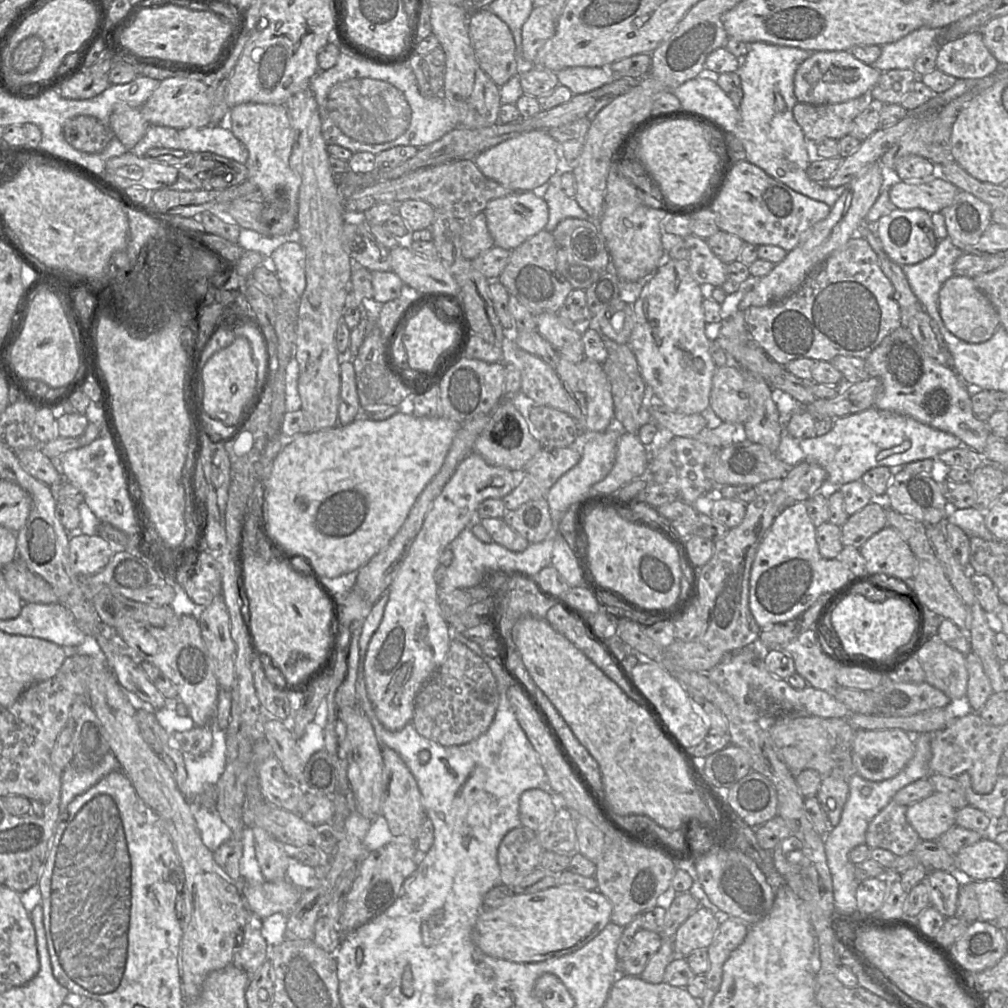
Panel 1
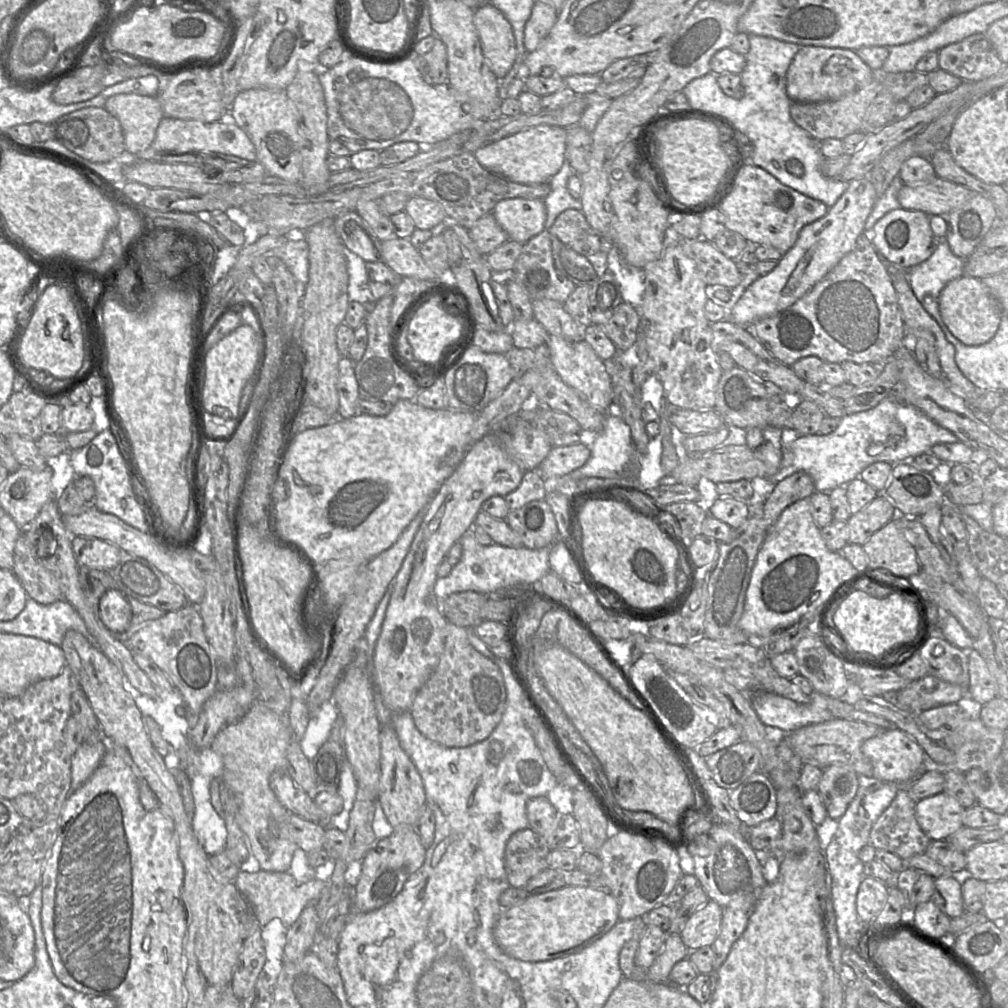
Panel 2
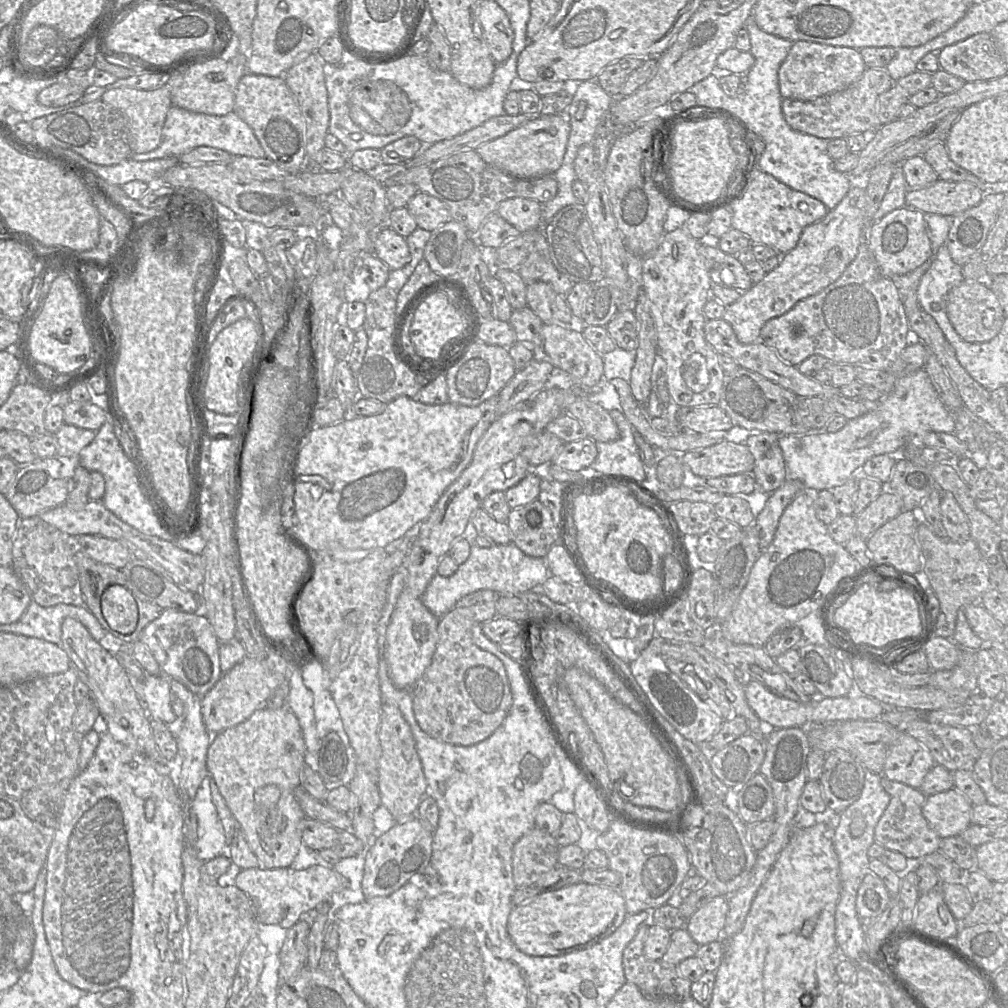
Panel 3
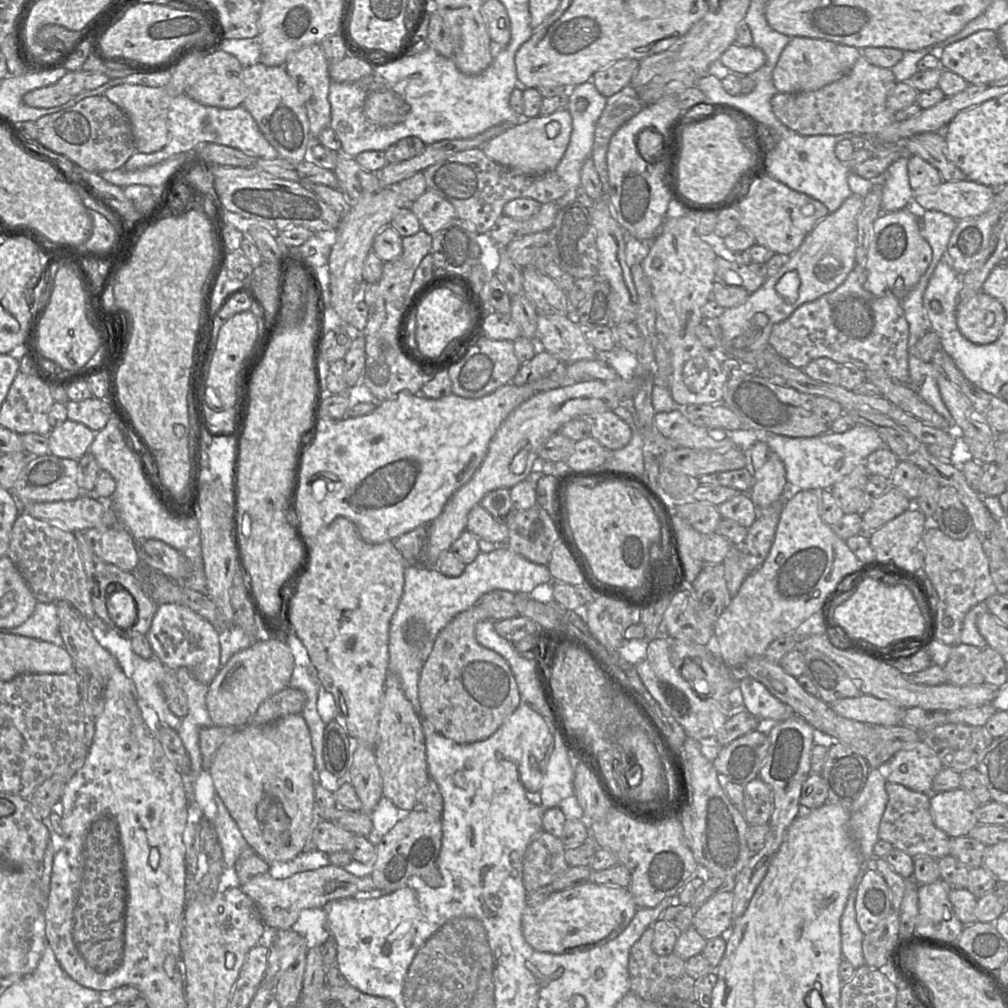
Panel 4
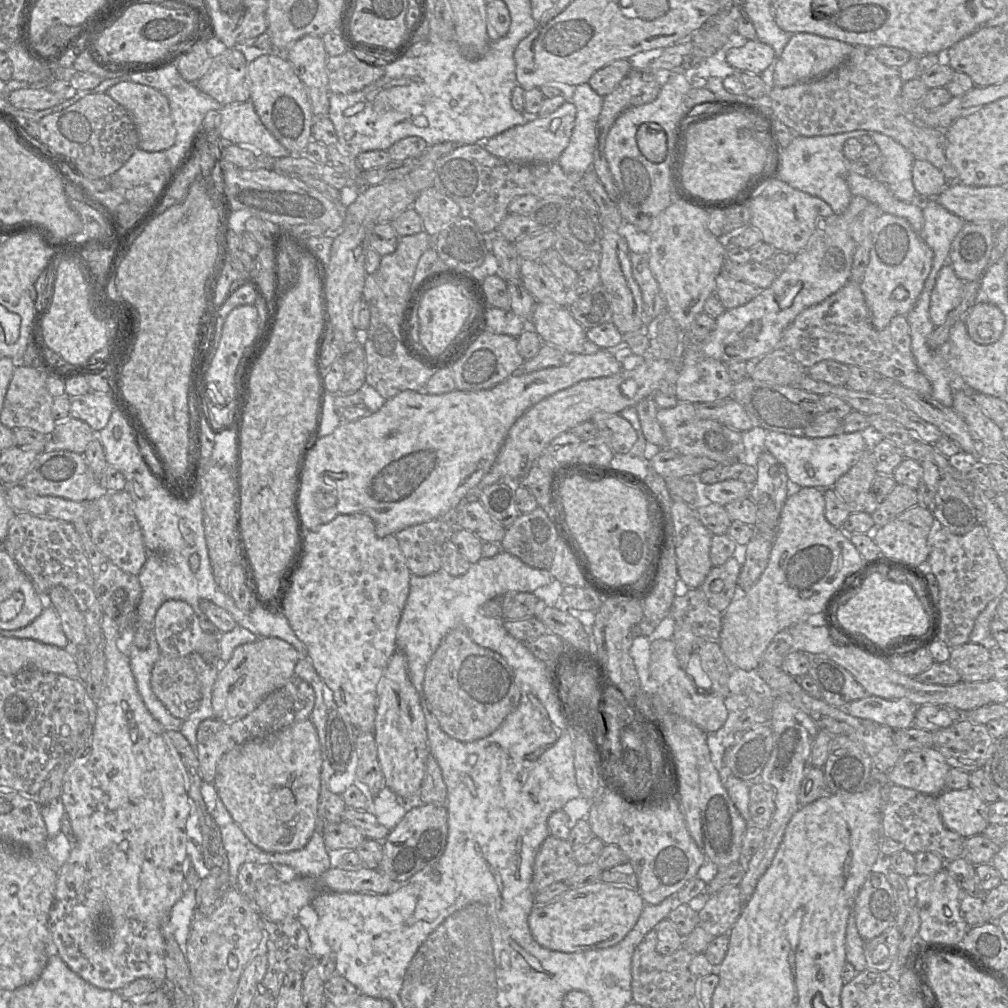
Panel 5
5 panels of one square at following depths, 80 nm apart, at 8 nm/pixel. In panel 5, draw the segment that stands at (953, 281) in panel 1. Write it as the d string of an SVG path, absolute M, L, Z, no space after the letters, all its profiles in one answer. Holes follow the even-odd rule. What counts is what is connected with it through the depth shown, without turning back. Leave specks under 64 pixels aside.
M975 303L968 310L964 322L974 342L988 345L995 343L1002 336L1005 316L994 304Z

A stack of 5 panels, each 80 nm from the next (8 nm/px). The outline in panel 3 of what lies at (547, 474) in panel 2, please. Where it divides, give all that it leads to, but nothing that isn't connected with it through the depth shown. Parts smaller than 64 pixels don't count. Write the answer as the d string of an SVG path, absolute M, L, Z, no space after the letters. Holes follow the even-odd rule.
M591 438L565 443L551 464L569 471L581 471L590 467L598 456L596 442Z

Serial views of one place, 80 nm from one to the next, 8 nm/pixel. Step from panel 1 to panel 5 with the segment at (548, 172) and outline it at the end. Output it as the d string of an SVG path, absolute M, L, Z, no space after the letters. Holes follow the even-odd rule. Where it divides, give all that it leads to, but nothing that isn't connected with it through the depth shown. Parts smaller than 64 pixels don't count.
M566 100L556 111L546 117L529 117L522 124L512 127L483 142L491 154L516 163L538 164L558 161L570 142L575 125L577 109L572 101Z

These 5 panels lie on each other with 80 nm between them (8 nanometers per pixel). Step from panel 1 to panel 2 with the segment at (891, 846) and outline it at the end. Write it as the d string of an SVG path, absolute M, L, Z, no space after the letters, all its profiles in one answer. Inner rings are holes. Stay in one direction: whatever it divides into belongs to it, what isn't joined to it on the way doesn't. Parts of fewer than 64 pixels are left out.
M907 786L900 787L891 804L872 825L869 844L894 853L901 859L925 853L932 840L916 820L915 805Z

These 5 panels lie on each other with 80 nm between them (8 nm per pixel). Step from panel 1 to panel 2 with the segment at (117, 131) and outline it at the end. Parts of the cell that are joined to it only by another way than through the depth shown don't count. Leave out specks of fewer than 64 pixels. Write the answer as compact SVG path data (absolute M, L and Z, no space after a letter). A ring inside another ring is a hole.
M116 94L106 100L104 108L119 121L125 150L131 154L137 154L150 147L164 117L157 96Z

